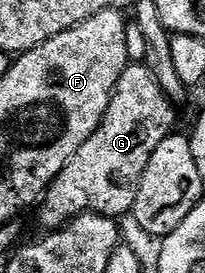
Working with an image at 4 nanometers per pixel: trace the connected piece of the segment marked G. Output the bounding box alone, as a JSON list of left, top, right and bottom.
[40,62,177,230]

